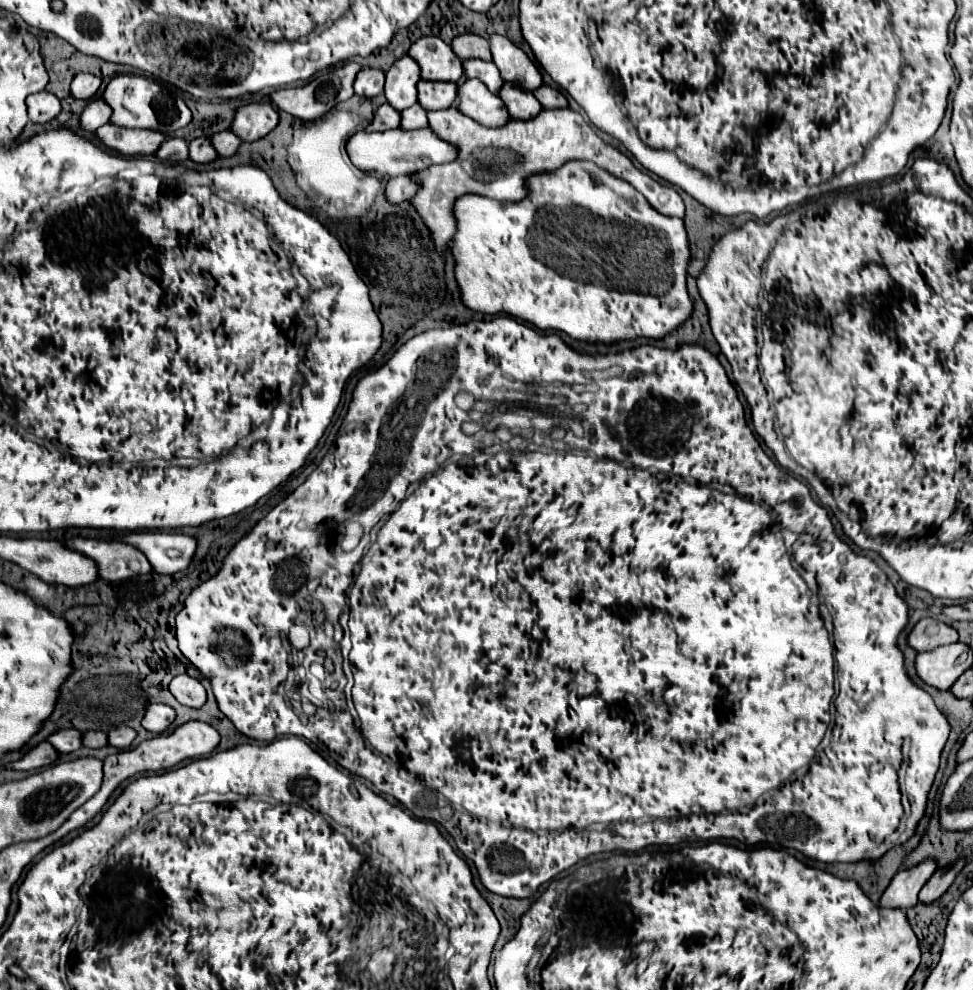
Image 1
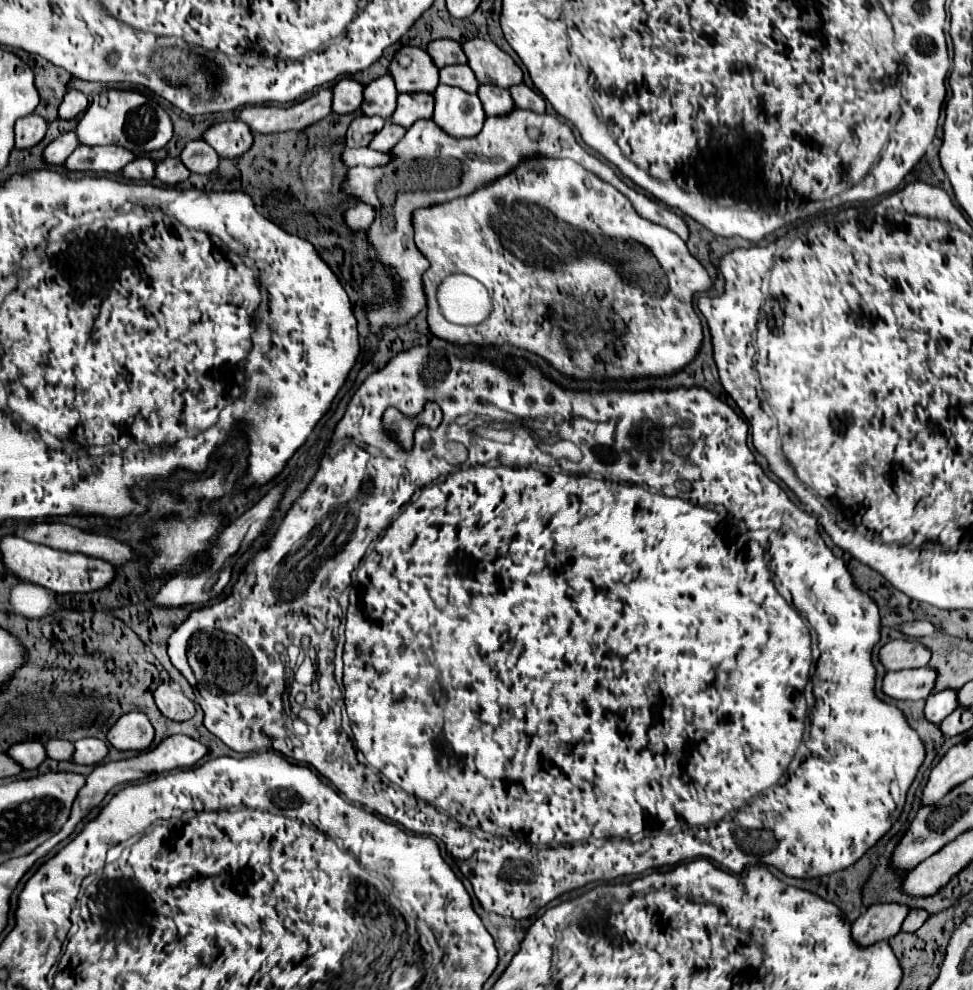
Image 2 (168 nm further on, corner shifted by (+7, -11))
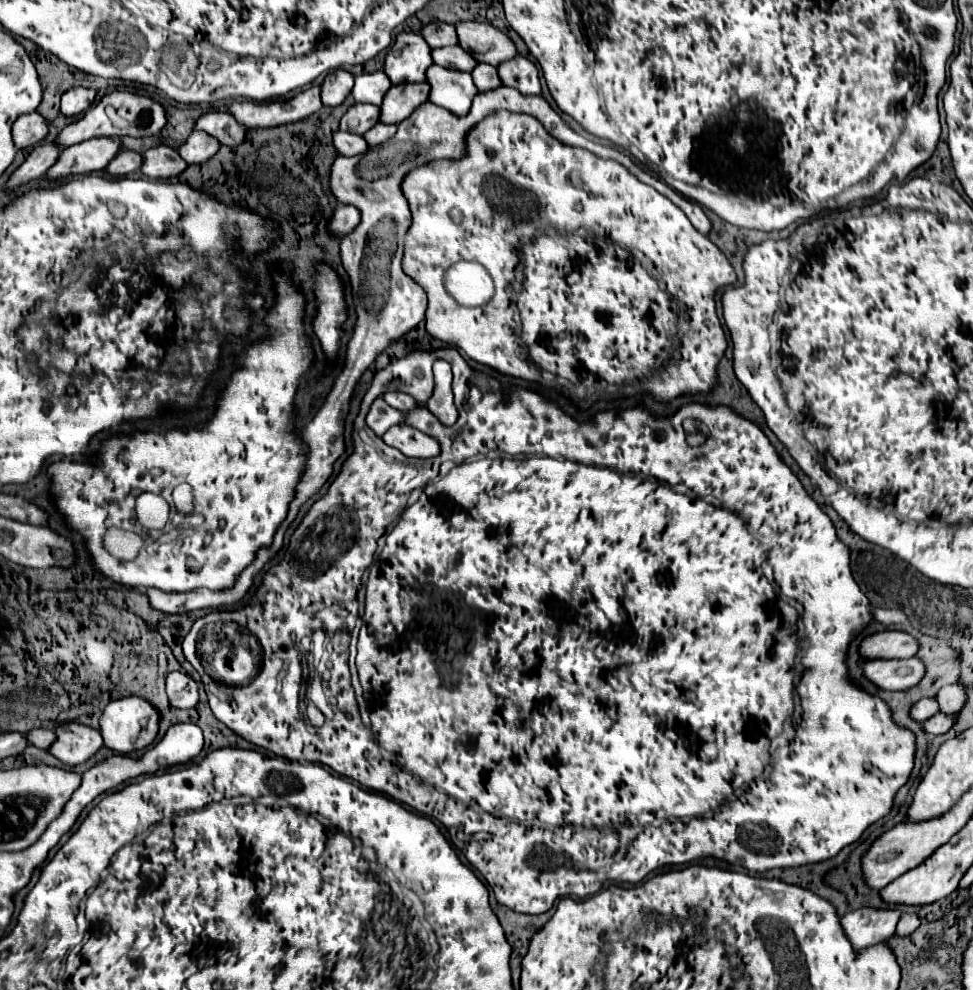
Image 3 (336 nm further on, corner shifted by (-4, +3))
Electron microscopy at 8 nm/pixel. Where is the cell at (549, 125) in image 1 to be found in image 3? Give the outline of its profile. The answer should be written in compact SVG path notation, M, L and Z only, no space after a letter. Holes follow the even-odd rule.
M500 86L496 90L490 92L480 92L474 98L474 104L470 108L470 112L462 118L450 114L448 110L442 110L440 106L434 106L432 102L424 102L420 104L412 116L408 116L404 122L398 124L398 134L394 138L390 138L386 144L382 144L378 150L372 150L372 160L368 160L368 164L372 164L374 172L360 172L358 170L358 156L346 158L346 156L338 156L332 164L332 176L330 176L330 184L332 184L332 192L338 198L338 202L342 204L354 204L360 212L362 212L362 220L360 224L342 238L340 244L340 254L342 254L342 264L350 276L350 286L352 286L352 310L358 316L356 328L354 328L354 336L348 342L346 348L346 364L344 370L340 372L340 376L334 382L332 392L328 394L324 406L318 410L316 418L308 424L308 428L302 434L302 442L304 442L304 472L302 472L302 482L296 484L296 496L290 502L290 510L286 514L286 520L282 522L282 526L278 526L272 544L264 546L262 550L258 550L254 562L242 570L242 574L238 574L238 582L234 582L234 586L230 590L206 590L206 588L194 588L186 594L166 594L164 590L146 590L148 598L150 598L150 606L160 610L160 612L168 612L168 614L182 614L182 612L190 612L190 610L198 610L198 608L218 608L224 604L234 604L236 600L240 600L246 590L252 584L252 578L256 572L262 570L262 566L282 548L282 538L284 532L288 528L288 524L296 518L298 508L326 482L326 478L332 474L332 464L340 458L340 454L344 452L344 440L342 440L342 426L344 426L344 418L348 414L348 402L352 396L352 390L358 382L358 378L362 376L362 372L374 362L374 358L396 338L404 336L408 330L412 330L416 324L420 324L424 320L424 312L426 312L426 292L402 270L402 258L404 258L404 236L406 230L410 228L410 206L406 202L406 196L402 194L402 176L406 176L410 170L430 164L434 160L458 160L466 156L466 134L478 126L480 120L488 118L490 114L496 114L500 110L506 112L524 112L534 116L536 120L540 120L544 124L544 128L558 138L564 144L570 146L578 146L578 148L586 148L590 152L594 152L600 158L608 158L608 160L616 160L622 166L628 168L630 174L634 174L640 182L656 188L660 194L664 194L666 198L670 198L692 222L692 226L702 232L708 234L710 232L710 220L706 218L704 210L692 202L686 200L684 196L680 196L676 190L672 190L668 184L664 184L662 180L650 176L648 172L644 172L642 168L638 168L626 154L622 154L620 150L596 144L584 136L580 136L578 132L574 132L558 112L552 110L552 106L542 98L542 96L524 96L514 88L508 86Z

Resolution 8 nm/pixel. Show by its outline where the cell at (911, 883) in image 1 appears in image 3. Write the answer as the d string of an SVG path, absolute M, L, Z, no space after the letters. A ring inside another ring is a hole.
M858 908L842 916L842 928L850 938L856 950L866 946L884 942L894 936L896 924L900 920L900 910L884 910L884 908Z

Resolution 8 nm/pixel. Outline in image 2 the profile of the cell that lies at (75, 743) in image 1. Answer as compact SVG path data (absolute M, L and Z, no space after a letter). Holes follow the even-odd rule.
M17 742L7 750L7 756L15 760L23 770L35 770L47 756L43 756L43 746L39 742Z

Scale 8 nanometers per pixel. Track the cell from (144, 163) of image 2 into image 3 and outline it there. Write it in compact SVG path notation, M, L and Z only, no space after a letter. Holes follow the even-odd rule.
M122 150L116 154L116 158L106 166L106 172L112 176L128 176L132 172L138 172L144 164L144 156L134 150Z

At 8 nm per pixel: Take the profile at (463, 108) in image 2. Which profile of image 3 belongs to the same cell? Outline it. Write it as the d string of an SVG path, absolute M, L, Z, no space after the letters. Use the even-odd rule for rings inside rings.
M430 66L426 72L426 82L432 88L430 102L458 116L466 116L470 112L470 102L474 100L474 94L480 92L470 74L460 70L444 70L442 66Z

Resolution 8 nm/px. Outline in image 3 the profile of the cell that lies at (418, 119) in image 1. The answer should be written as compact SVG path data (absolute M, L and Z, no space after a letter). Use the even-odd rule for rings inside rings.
M378 124L378 126L370 128L370 130L364 134L364 138L366 138L366 142L368 142L370 146L380 146L380 144L386 142L390 136L394 136L396 130L398 130L396 124Z

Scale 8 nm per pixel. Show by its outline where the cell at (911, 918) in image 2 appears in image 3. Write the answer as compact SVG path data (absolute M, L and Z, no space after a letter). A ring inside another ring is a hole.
M910 912L910 914L904 914L898 922L898 928L896 928L896 934L898 936L904 936L904 934L912 934L916 928L920 926L920 916Z

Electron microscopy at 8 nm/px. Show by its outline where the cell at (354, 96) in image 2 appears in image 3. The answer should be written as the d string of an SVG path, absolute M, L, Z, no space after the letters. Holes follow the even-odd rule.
M340 68L332 74L328 74L322 84L322 102L326 106L342 104L350 96L352 86L354 86L354 74L350 74L348 70Z

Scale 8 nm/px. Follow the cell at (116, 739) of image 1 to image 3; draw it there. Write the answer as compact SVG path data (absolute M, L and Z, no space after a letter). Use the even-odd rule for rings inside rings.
M64 722L56 728L56 742L50 746L50 752L64 764L76 766L94 756L102 746L102 734L90 726L78 722Z

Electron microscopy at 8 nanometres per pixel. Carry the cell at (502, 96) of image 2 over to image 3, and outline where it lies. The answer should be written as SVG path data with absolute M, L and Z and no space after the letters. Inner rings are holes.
M478 64L472 72L474 84L478 86L478 90L494 90L498 86L502 86L502 80L498 78L498 70L490 64Z

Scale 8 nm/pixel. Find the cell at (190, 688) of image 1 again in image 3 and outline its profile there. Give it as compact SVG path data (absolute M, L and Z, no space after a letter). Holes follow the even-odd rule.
M182 672L166 676L166 692L174 708L194 708L198 704L198 684Z

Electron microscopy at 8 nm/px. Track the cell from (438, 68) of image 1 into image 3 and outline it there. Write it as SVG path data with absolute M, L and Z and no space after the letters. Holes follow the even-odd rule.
M402 32L396 36L394 48L386 56L384 72L388 74L392 84L424 82L426 70L434 64L434 60L430 60L430 54L432 54L432 48L426 46L426 40L422 38L422 34ZM396 50L402 50L402 54L398 56Z

